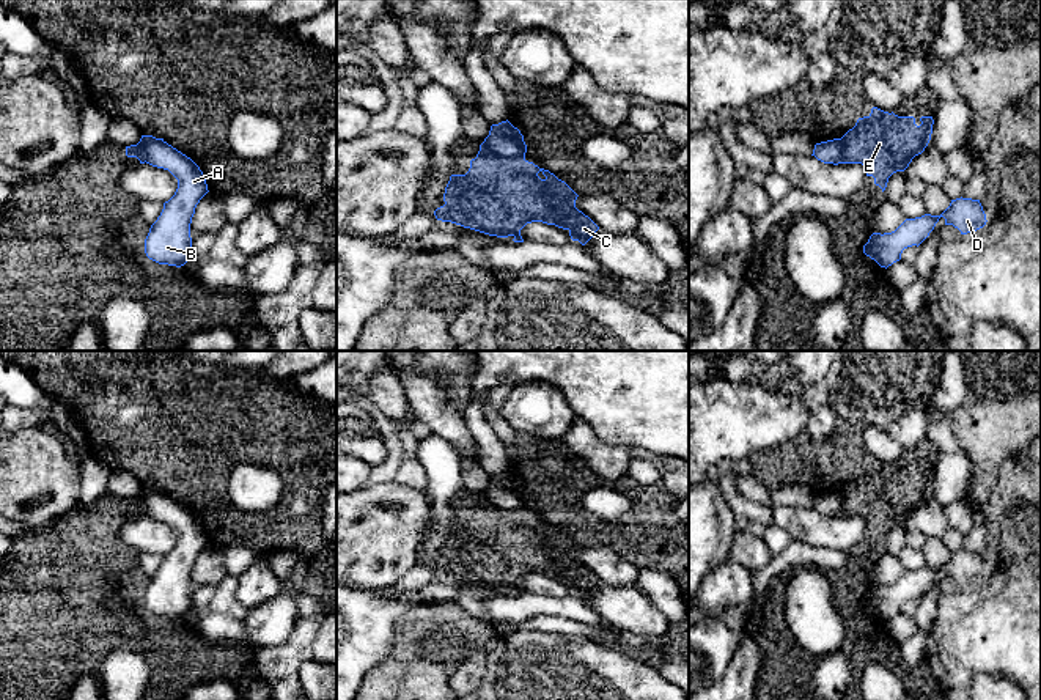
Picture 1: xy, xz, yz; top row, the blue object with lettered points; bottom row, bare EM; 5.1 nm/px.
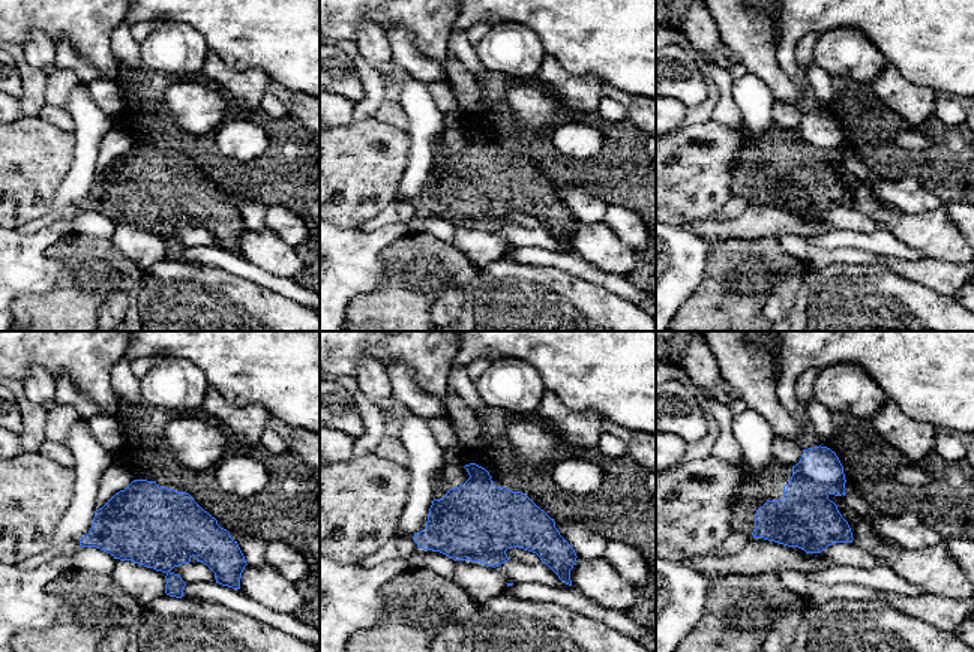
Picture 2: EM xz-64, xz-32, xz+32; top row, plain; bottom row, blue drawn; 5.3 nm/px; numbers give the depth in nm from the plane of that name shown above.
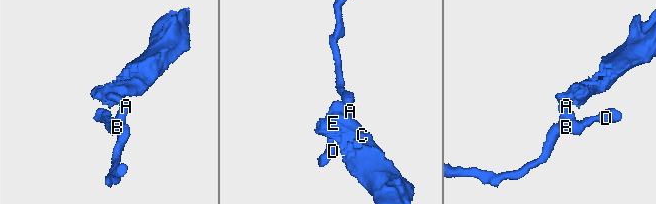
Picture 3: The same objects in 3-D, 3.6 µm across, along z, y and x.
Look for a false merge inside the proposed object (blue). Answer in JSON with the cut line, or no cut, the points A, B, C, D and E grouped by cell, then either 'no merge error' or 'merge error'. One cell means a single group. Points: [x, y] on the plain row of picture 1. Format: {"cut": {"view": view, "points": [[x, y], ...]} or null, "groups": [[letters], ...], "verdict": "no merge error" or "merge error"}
{"cut": {"view": "xz", "points": [[483, 494], [499, 507], [516, 508], [524, 513]]}, "groups": [["A", "B", "D"], ["C", "E"]], "verdict": "merge error"}

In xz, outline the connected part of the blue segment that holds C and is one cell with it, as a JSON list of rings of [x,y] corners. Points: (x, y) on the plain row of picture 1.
[[[480,497],[465,527],[451,527],[437,573],[451,574],[489,588],[524,595],[520,582],[543,574],[568,582],[585,598],[599,579],[576,560],[577,546],[549,522]]]

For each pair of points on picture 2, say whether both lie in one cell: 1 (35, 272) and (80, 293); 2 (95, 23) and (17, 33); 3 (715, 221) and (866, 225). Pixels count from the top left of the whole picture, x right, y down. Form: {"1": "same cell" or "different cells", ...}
{"1": "different cells", "2": "same cell", "3": "same cell"}

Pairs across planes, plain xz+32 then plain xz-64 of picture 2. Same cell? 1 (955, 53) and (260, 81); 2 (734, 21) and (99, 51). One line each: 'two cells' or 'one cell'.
1: two cells
2: two cells

